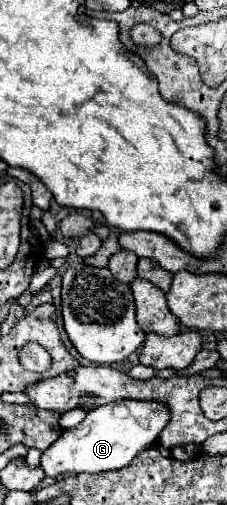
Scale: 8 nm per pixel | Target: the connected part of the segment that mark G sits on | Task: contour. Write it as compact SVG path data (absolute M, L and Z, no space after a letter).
M115 401L107 407L97 407L89 411L87 417L71 429L65 429L59 439L45 449L41 455L41 467L49 477L69 475L69 473L101 473L123 469L131 459L151 447L167 425L169 411L163 403L141 403L141 401Z

